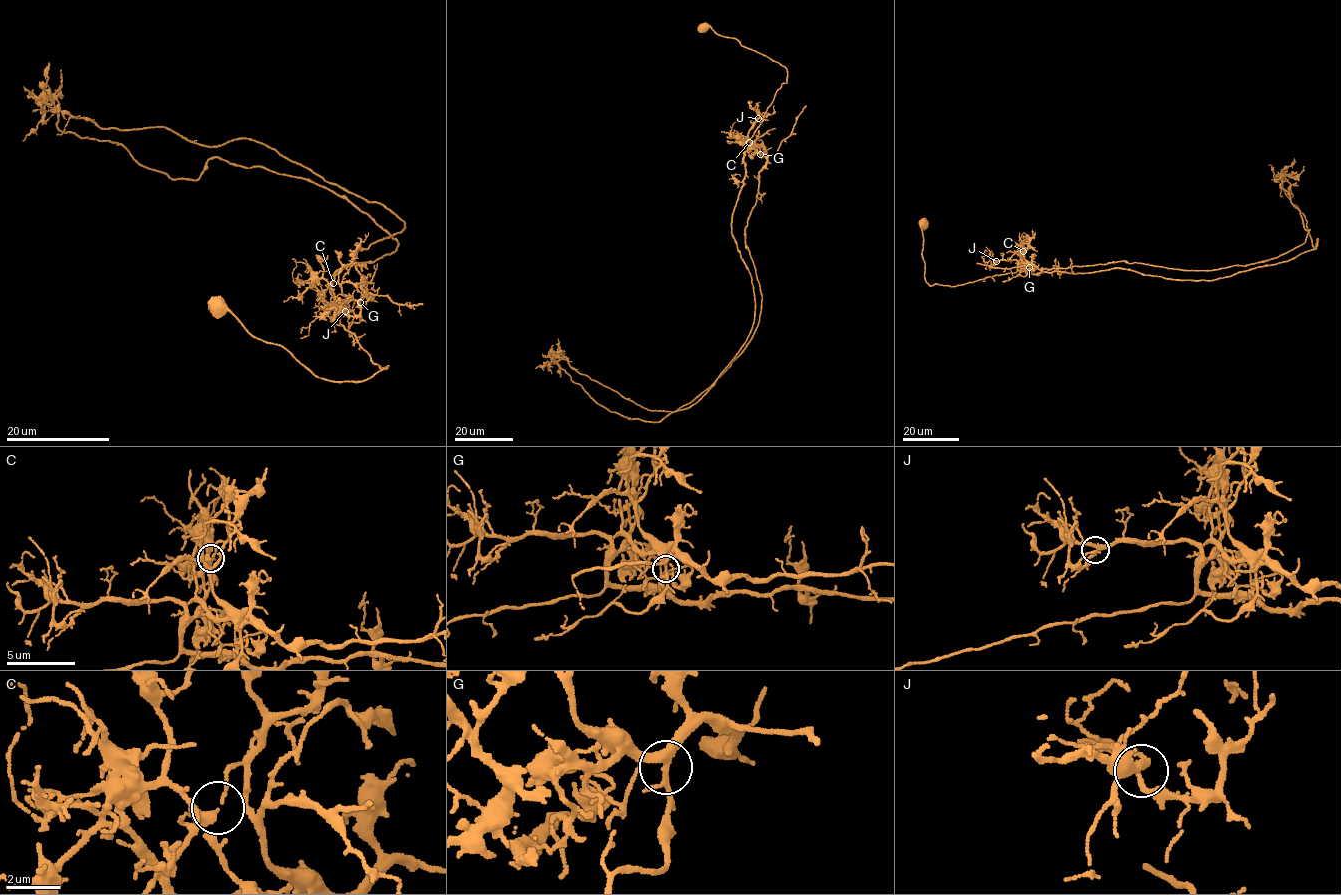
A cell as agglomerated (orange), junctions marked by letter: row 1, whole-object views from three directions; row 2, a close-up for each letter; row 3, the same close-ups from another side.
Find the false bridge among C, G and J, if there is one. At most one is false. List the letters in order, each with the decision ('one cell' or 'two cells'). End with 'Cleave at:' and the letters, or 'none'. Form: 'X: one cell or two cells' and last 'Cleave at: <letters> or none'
C: two cells
G: one cell
J: one cell
Cleave at: C

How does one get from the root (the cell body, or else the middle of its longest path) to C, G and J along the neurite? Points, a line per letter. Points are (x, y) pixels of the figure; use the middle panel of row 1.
C: (702, 28), (735, 38), (786, 69), (787, 82), (753, 136), (742, 141), (749, 141)
G: (702, 28), (709, 26), (720, 35), (735, 38), (786, 69), (787, 82), (776, 91), (748, 141), (760, 154)
J: (702, 28), (735, 38), (786, 69), (787, 82), (748, 141), (758, 118)

